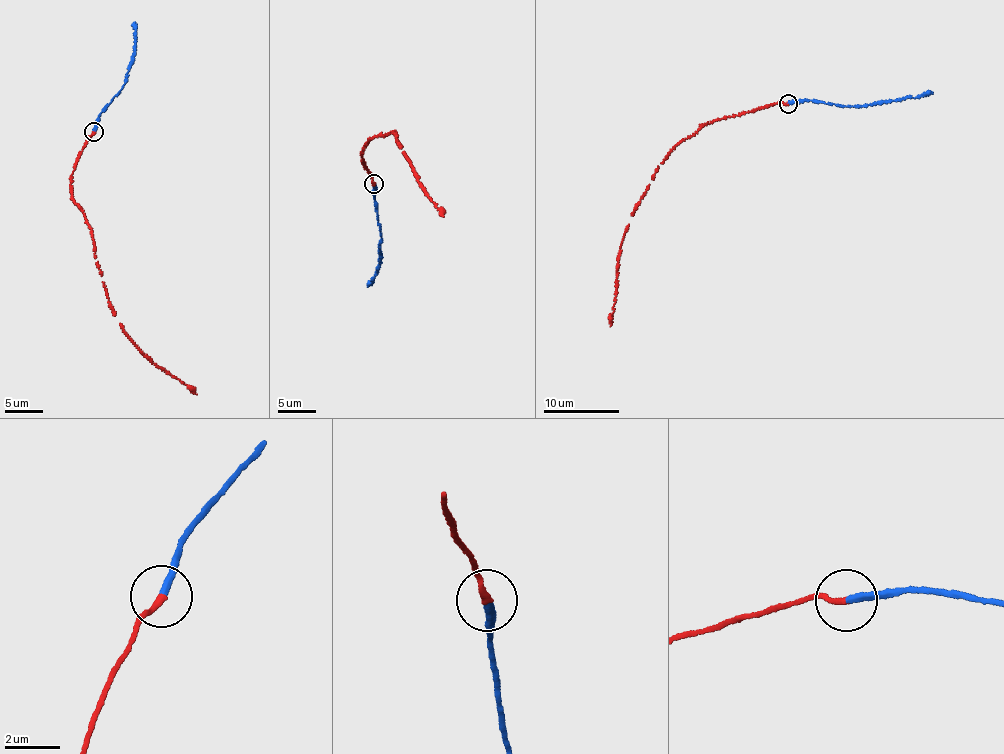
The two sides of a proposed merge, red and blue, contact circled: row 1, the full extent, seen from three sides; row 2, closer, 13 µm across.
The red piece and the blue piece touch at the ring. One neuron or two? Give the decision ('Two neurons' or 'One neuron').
One neuron

